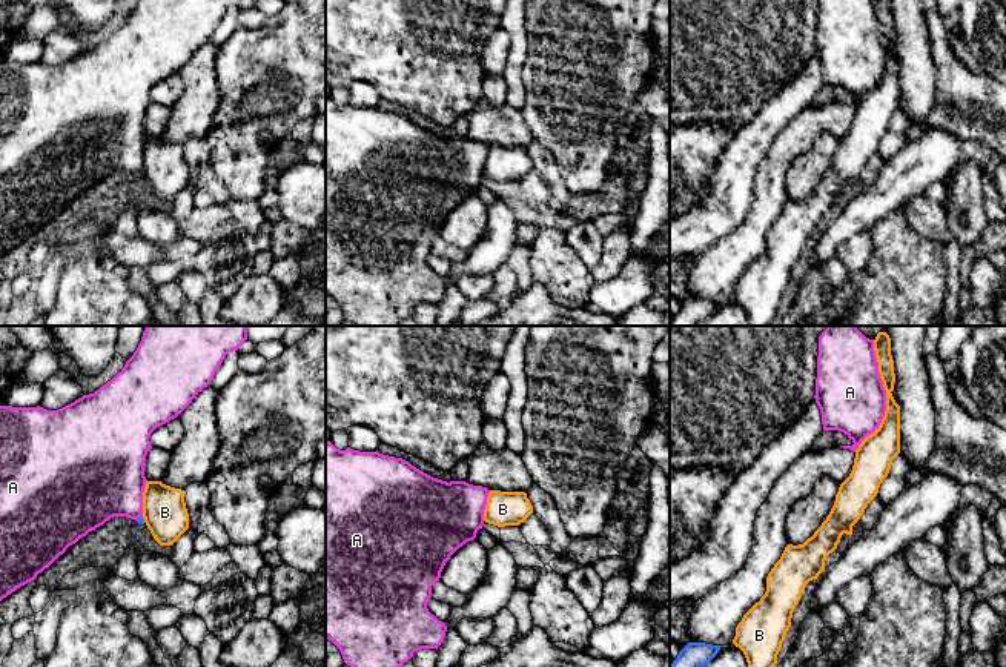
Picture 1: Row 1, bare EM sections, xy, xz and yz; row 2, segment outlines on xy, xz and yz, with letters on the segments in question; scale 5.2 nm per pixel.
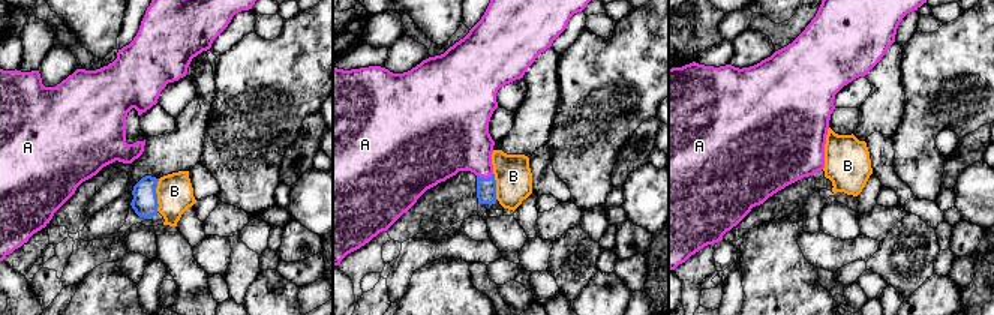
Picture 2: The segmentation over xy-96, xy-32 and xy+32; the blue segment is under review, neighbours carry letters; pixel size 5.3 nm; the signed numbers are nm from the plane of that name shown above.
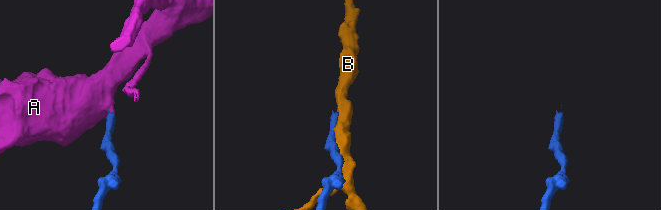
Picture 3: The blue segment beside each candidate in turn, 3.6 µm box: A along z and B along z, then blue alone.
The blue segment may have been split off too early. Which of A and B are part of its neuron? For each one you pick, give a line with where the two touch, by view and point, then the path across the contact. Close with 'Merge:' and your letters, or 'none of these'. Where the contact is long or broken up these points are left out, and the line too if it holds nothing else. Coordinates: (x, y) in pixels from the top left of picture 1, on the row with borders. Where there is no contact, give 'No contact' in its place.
A: Touches blue at xy (140, 517). Path across: xy (140, 520), (140, 517), (108, 481)
Merge: A

